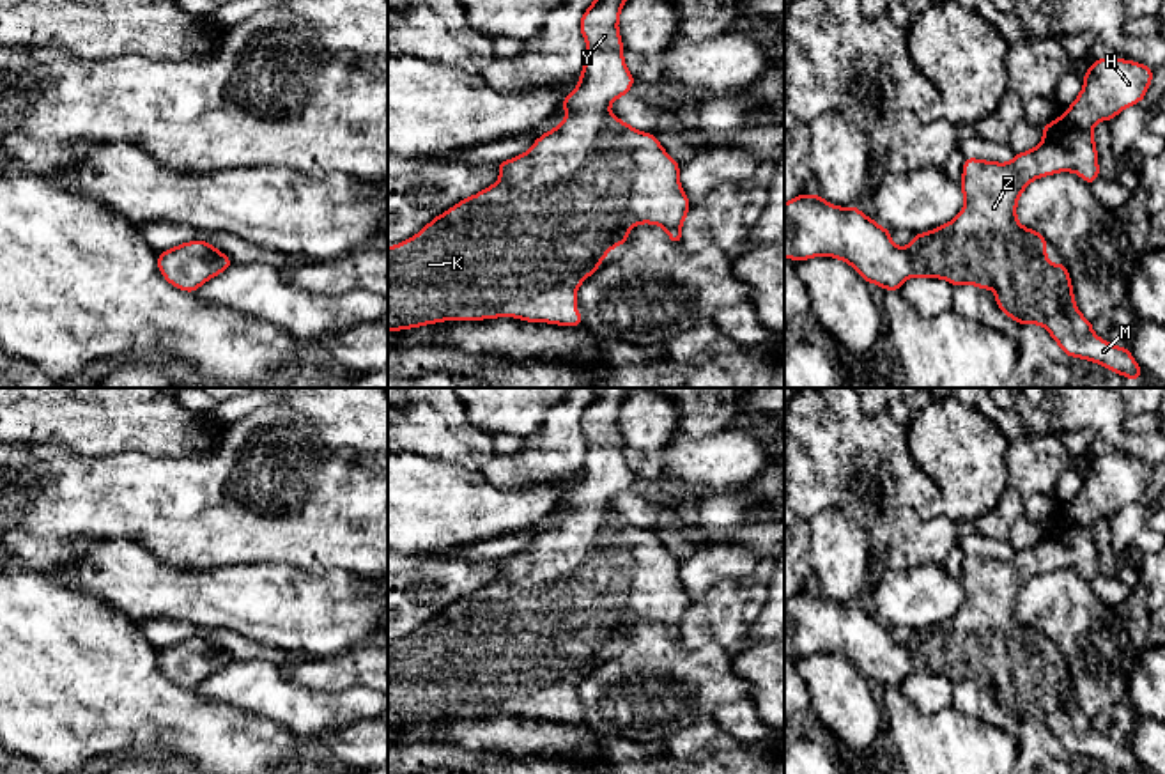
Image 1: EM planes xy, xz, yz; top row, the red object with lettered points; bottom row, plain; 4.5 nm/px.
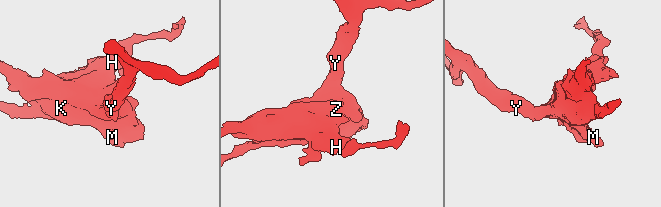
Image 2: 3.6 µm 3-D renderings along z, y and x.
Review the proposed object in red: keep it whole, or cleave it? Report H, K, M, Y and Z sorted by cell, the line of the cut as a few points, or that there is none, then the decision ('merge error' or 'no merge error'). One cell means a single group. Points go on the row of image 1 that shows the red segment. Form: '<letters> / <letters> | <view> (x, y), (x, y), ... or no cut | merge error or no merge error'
H K M Y Z | no cut | no merge error

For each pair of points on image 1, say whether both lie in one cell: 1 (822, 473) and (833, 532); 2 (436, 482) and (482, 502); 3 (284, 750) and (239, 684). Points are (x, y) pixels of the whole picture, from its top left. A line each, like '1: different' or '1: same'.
1: different
2: same
3: different

